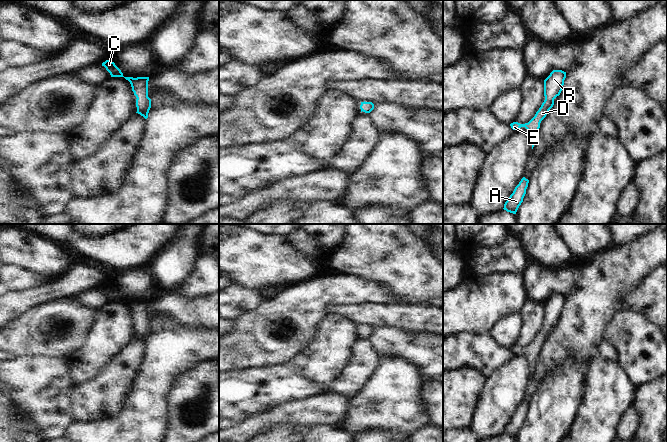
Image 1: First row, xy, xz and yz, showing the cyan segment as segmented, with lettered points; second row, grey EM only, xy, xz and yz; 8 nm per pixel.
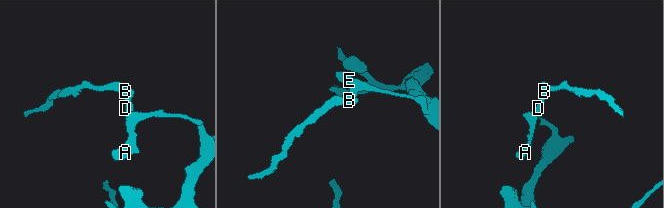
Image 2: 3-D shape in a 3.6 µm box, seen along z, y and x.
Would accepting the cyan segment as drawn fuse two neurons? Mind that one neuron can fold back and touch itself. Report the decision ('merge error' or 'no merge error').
no merge error

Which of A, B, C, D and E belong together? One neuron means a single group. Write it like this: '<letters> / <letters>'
A B C D E

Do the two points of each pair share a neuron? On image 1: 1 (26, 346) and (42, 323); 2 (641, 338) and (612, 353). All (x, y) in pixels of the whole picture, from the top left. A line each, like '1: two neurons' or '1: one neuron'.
1: one neuron
2: two neurons

